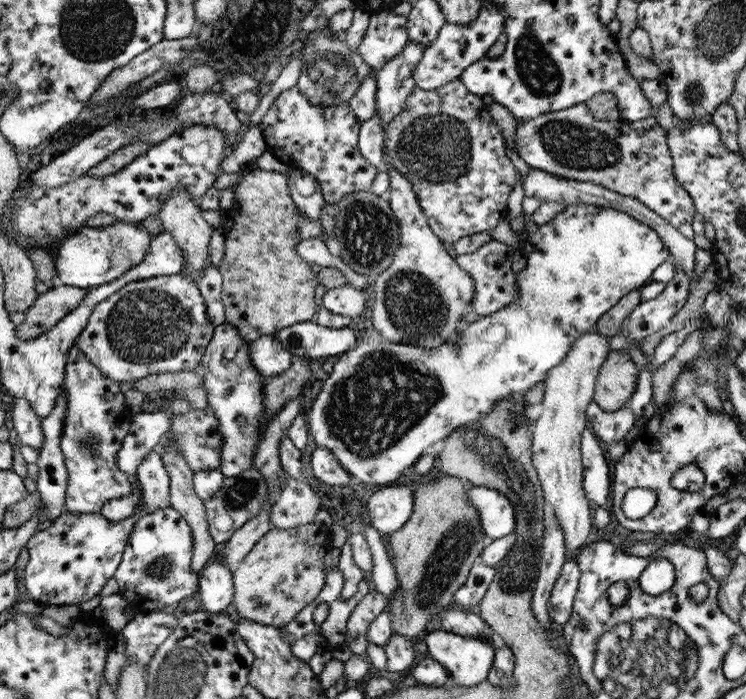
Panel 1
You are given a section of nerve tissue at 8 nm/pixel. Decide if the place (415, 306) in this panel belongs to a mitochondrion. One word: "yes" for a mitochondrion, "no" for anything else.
yes

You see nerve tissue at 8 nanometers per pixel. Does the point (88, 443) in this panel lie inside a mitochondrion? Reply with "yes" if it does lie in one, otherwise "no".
yes

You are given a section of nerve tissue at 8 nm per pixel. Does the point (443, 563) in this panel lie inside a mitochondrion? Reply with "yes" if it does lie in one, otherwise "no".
yes

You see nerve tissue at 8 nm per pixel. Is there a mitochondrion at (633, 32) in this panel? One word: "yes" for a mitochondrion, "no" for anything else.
no

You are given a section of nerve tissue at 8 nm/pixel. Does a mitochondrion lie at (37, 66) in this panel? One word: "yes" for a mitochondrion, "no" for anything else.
no

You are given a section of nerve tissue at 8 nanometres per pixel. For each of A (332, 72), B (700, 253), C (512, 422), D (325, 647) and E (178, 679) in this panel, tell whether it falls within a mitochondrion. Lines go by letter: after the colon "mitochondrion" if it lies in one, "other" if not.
A: mitochondrion
B: other
C: mitochondrion
D: other
E: mitochondrion

